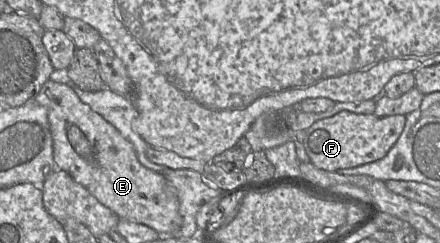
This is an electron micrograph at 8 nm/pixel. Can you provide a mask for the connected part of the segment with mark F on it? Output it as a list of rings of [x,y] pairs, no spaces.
[[[340,111],[308,127],[302,143],[313,165],[325,171],[336,172],[383,158],[398,140],[405,123],[405,115],[378,117],[375,114]]]

